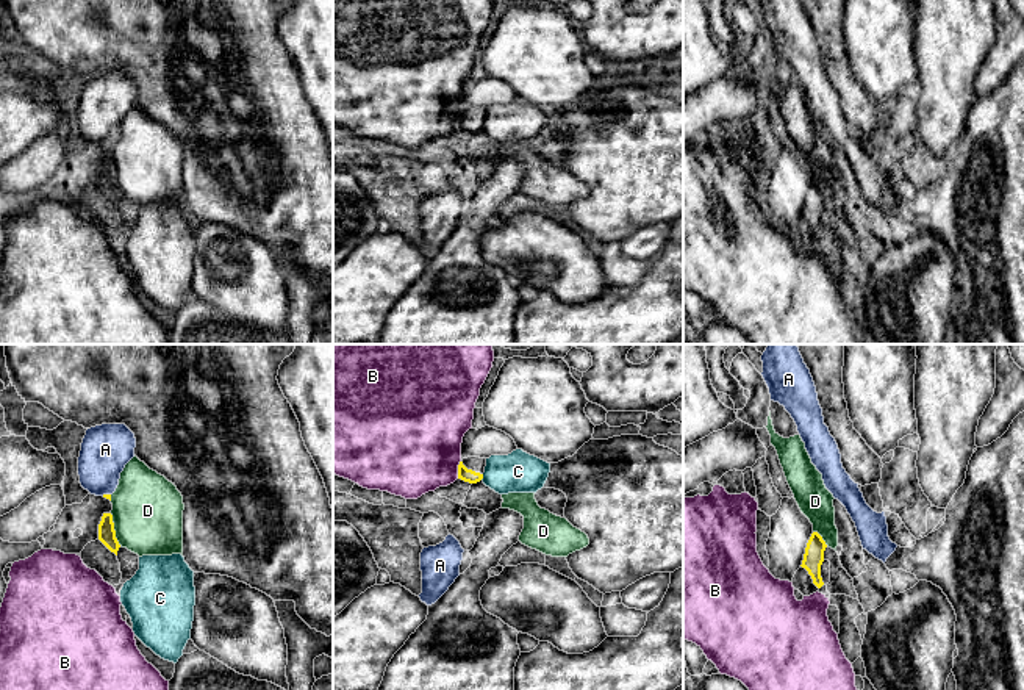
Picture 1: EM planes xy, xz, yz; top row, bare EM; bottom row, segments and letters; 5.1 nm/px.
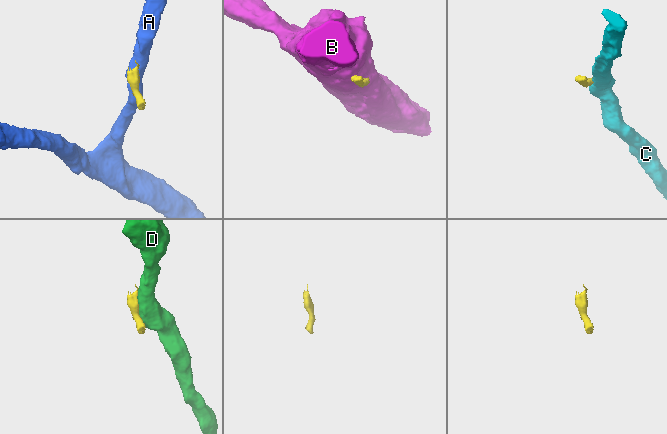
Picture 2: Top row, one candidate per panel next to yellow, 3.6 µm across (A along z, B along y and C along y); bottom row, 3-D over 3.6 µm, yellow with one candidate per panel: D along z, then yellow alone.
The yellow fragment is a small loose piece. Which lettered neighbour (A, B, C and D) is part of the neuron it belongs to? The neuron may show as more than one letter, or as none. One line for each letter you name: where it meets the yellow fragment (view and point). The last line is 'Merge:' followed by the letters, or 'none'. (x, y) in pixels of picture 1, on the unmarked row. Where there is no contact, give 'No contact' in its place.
Merge: none

